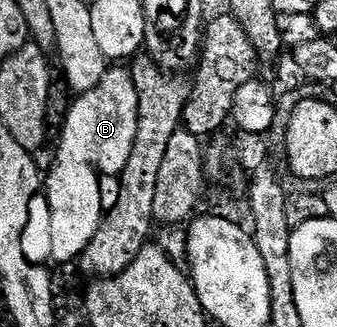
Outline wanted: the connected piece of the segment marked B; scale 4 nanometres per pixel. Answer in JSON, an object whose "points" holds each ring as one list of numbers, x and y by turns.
{"points":[[111,66,96,89,75,99,62,127,54,168,44,179,44,199,46,195,50,206,50,251,58,263,75,262,97,237,104,218,102,179,117,180,123,174,138,129,138,93,125,66]]}

